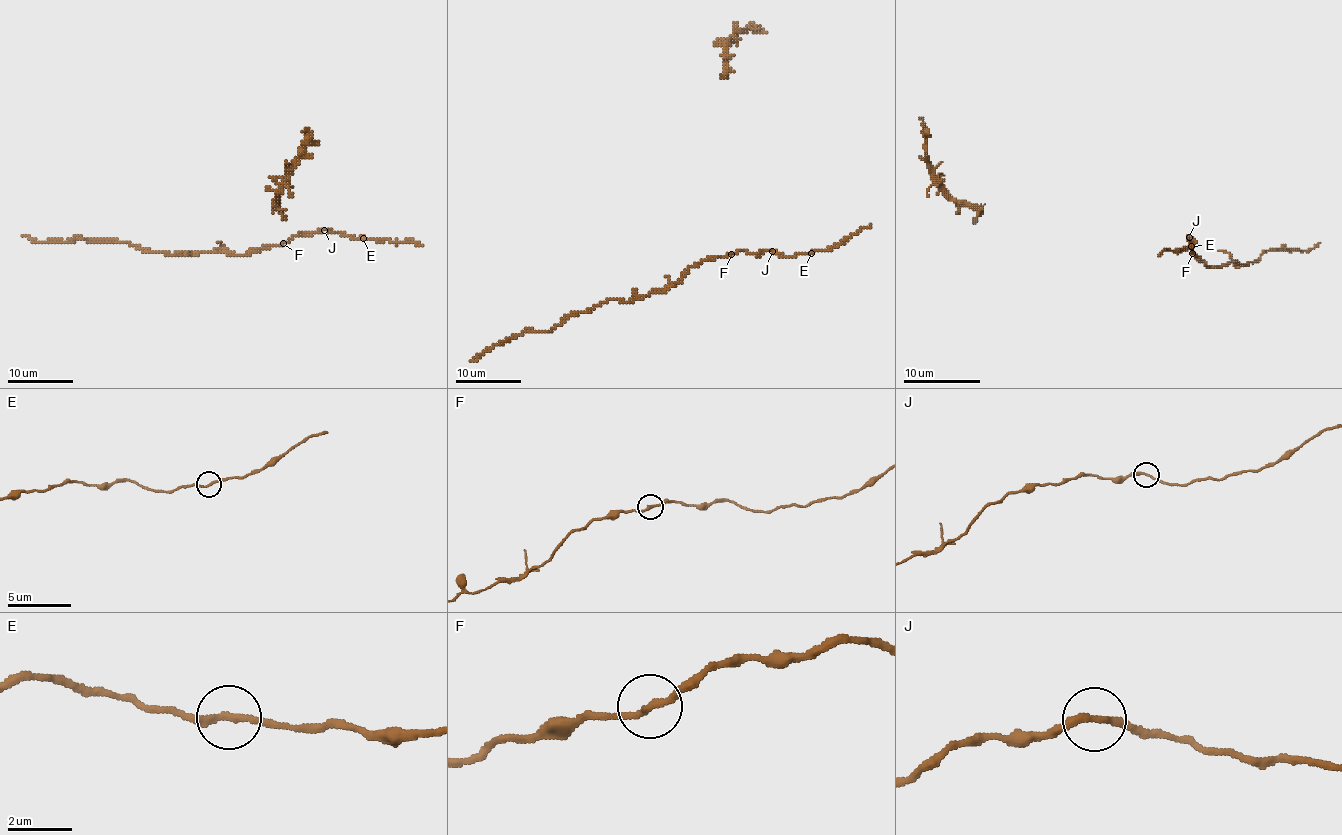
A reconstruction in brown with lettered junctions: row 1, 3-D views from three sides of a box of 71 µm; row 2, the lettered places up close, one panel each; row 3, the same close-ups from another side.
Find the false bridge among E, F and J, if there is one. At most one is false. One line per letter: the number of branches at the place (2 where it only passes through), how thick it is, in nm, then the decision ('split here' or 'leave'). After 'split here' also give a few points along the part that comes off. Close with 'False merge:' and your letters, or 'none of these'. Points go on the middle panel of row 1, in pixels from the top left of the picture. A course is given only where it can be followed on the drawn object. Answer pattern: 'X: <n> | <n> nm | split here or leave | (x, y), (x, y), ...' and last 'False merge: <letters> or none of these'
E: 2 | 200 nm | leave
F: 2 | 200 nm | leave
J: 2 | 200 nm | leave
False merge: none of these

